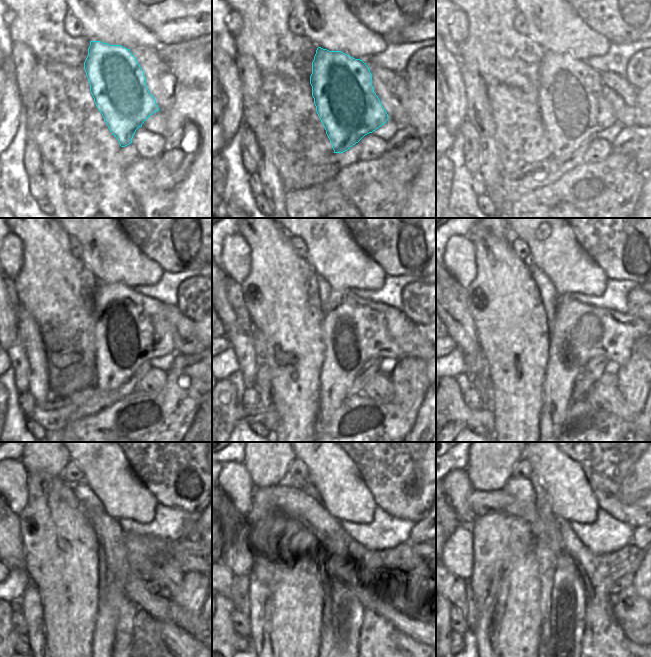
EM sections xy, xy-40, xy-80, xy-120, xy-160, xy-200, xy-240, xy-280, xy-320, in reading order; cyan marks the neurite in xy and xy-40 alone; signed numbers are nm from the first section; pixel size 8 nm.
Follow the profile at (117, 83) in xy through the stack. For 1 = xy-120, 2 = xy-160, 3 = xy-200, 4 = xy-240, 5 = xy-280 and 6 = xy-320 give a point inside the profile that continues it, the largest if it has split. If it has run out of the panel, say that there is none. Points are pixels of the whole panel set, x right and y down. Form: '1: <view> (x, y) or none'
1: xy-120 (130, 328)
2: xy-160 (354, 330)
3: xy-200 (581, 332)
4: xy-240 (156, 559)
5: xy-280 (401, 605)
6: xy-320 (634, 614)

